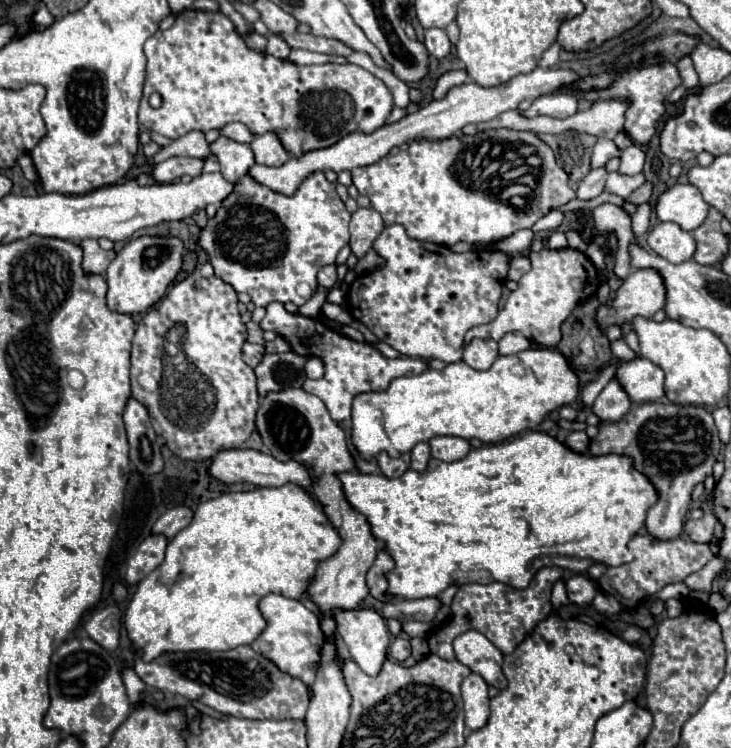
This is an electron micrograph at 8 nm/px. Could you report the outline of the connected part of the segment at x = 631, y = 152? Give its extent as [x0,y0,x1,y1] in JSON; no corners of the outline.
[620,144,646,174]

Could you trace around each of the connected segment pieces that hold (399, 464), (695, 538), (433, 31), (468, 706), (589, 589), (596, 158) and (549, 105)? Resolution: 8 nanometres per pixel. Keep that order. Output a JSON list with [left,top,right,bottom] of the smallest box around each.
[[378,452,410,478],[684,498,714,544],[424,28,450,58],[462,674,488,730],[566,574,596,606],[592,138,620,168],[522,92,578,118]]

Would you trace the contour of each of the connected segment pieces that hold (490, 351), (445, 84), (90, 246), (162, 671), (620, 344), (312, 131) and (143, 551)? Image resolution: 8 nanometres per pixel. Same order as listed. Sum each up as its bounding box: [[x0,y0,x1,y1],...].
[[464,338,498,370],[432,70,468,100],[80,240,116,274],[134,646,310,720],[610,338,634,360],[138,10,394,156],[126,534,168,584]]

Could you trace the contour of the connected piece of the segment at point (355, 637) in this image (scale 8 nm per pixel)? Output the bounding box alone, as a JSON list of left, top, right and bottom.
[332,608,390,676]

